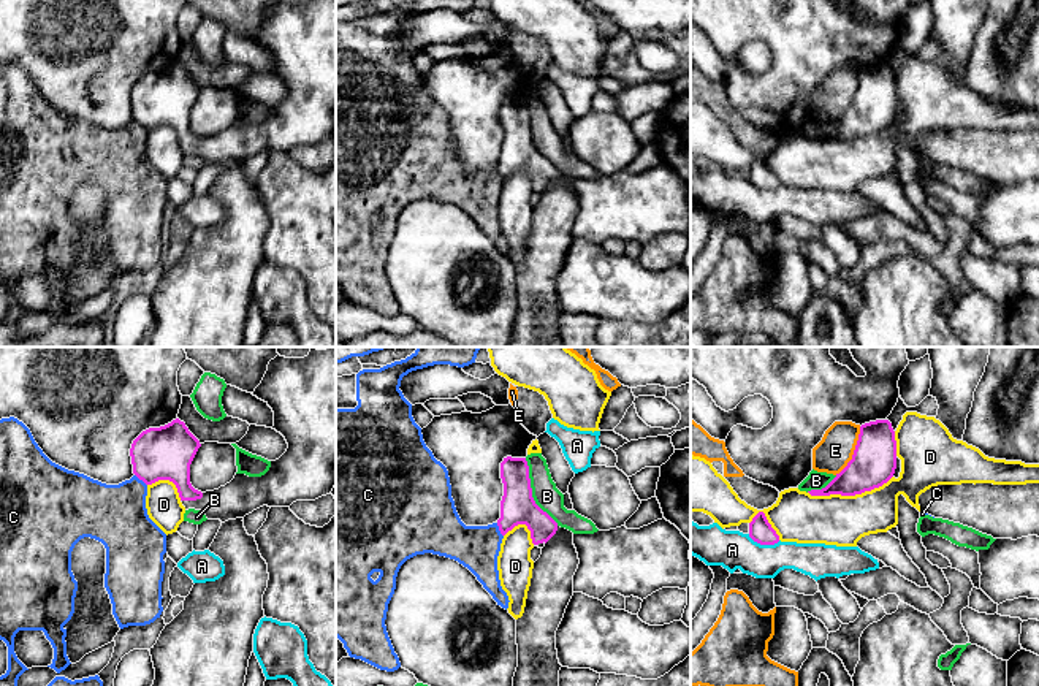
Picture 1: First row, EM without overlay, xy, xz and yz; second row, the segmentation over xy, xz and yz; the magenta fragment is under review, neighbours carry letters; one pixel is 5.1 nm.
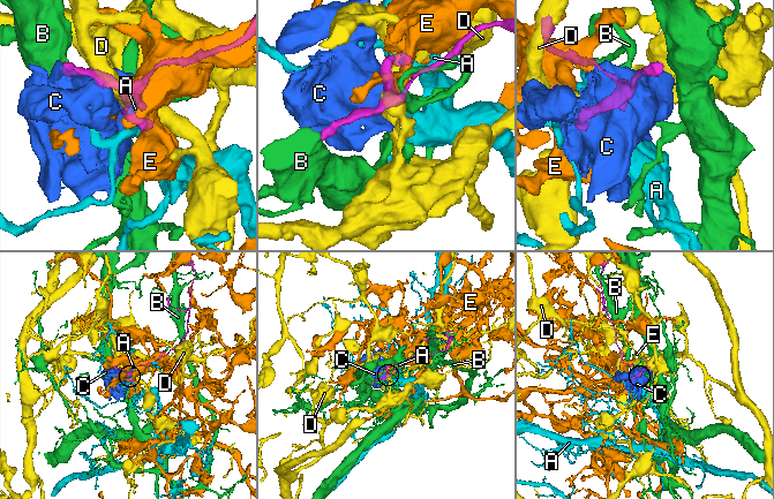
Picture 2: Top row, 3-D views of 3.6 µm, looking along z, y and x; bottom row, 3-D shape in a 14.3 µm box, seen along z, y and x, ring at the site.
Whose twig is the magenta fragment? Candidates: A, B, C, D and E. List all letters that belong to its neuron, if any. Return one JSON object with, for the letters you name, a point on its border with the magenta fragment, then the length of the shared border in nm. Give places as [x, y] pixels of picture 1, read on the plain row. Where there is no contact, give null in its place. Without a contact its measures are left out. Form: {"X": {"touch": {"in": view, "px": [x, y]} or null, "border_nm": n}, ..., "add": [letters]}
{"add": []}

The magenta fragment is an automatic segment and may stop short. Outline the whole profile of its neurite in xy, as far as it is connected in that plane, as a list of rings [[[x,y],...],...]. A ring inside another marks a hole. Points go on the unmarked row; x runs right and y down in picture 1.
[[[277,0],[269,6],[261,29],[252,38],[274,57],[274,71],[288,93],[261,122],[236,119],[234,124],[214,136],[201,138],[190,128],[190,109],[201,92],[200,86],[179,63],[160,73],[143,76],[131,89],[133,119],[146,130],[169,125],[176,130],[185,155],[201,155],[207,165],[244,163],[253,155],[290,152],[296,146],[315,146],[336,131],[336,0],[307,0],[285,3]]]

